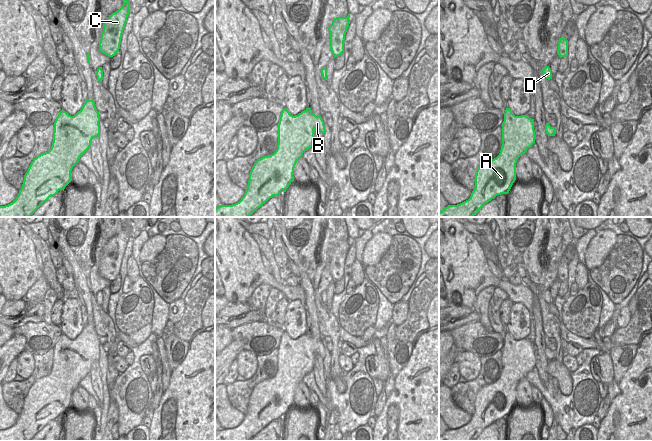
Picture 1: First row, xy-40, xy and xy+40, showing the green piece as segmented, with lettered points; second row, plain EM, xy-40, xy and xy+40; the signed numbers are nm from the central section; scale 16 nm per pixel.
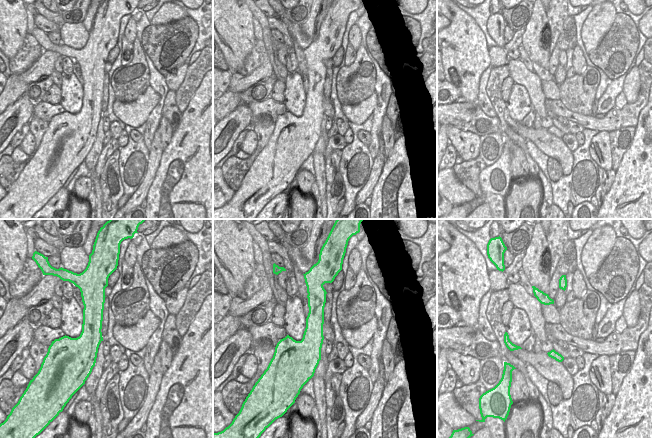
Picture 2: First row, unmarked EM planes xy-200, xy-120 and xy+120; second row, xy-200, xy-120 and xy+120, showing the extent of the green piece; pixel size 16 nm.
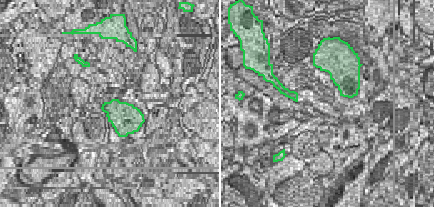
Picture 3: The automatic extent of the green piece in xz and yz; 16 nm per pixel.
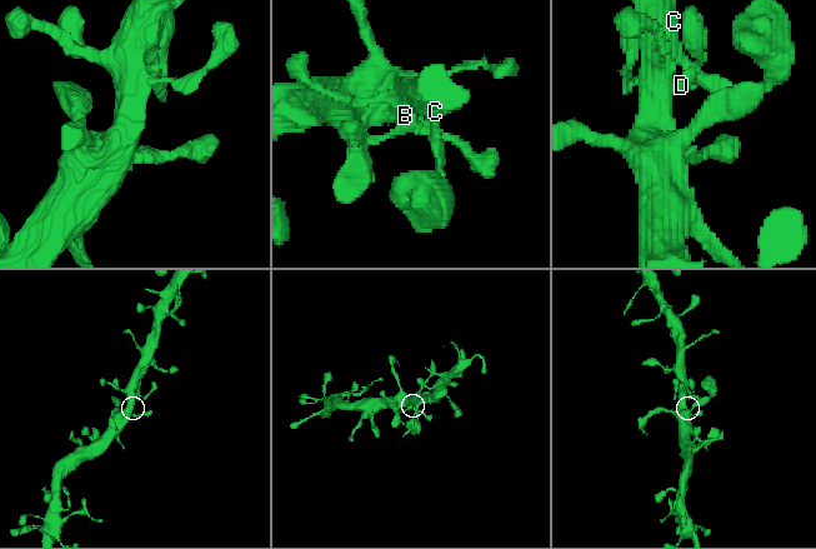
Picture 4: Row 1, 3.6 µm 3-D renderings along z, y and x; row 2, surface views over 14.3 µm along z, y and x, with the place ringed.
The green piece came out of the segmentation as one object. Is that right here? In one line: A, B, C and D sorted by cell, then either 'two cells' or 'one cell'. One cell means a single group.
A B C D; one cell

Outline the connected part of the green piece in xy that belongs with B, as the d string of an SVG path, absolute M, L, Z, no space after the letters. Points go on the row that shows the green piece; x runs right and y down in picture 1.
M284 108L278 123L278 144L276 151L258 159L249 174L247 189L241 200L232 205L220 205L215 208L215 217L249 217L258 208L265 204L273 196L279 196L283 190L286 192L294 181L294 168L303 153L313 146L314 131L318 129L323 135L326 132L321 116L312 113L311 108L306 108L298 115L291 115Z

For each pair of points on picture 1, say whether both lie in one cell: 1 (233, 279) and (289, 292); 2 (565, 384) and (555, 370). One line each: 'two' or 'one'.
1: one
2: one

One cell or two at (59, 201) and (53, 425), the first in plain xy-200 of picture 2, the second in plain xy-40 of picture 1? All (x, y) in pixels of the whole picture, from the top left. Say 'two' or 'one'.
one

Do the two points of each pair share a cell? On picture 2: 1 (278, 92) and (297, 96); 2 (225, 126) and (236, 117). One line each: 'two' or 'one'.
1: two
2: one

